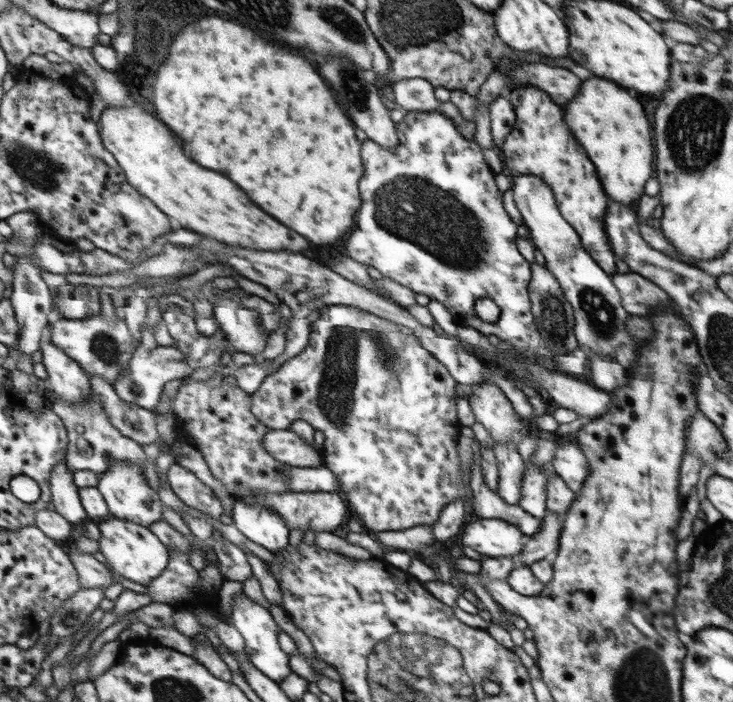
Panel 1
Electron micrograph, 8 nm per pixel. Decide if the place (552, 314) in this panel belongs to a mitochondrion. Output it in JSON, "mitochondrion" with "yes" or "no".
{"mitochondrion":"yes"}

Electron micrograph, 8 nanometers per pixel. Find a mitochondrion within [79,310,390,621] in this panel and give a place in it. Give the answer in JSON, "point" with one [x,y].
{"point":[103,345]}

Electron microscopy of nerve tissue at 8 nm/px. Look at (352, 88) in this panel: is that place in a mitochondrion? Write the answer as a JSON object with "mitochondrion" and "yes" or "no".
{"mitochondrion":"yes"}

